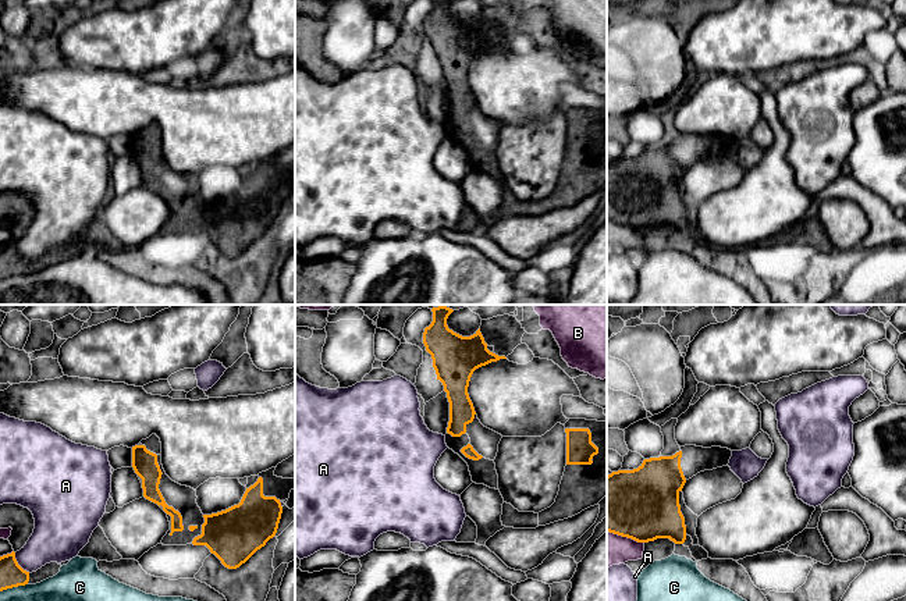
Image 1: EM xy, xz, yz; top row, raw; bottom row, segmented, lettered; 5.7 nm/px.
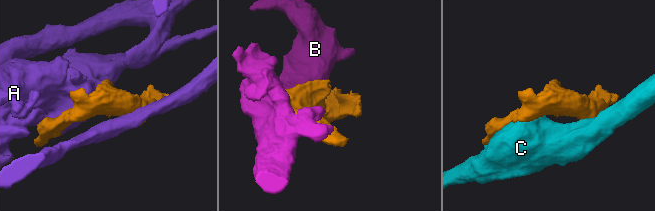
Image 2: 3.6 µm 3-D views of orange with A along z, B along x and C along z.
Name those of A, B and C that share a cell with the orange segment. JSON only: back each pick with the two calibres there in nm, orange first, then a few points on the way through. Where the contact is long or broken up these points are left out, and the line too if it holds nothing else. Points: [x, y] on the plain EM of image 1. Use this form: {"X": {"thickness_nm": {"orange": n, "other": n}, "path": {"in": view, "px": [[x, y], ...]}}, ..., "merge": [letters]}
{"merge": []}

